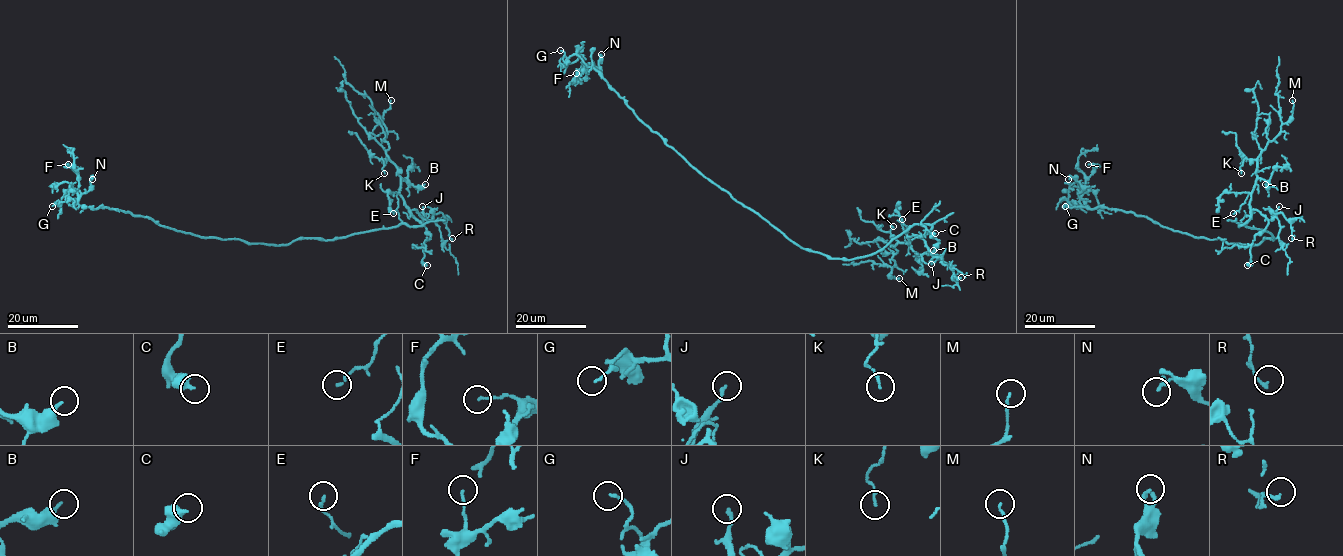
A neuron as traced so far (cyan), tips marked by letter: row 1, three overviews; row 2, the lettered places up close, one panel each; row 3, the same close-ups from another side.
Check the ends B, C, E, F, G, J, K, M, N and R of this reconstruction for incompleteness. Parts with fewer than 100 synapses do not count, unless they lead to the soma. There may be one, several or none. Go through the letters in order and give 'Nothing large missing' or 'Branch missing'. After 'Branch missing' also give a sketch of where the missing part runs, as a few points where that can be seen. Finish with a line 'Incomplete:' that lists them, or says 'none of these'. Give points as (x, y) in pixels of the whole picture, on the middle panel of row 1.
B: Nothing large missing
C: Nothing large missing
E: Nothing large missing
F: Nothing large missing
G: Nothing large missing
J: Nothing large missing
K: Nothing large missing
M: Nothing large missing
N: Nothing large missing
R: Nothing large missing
Incomplete: none of these

